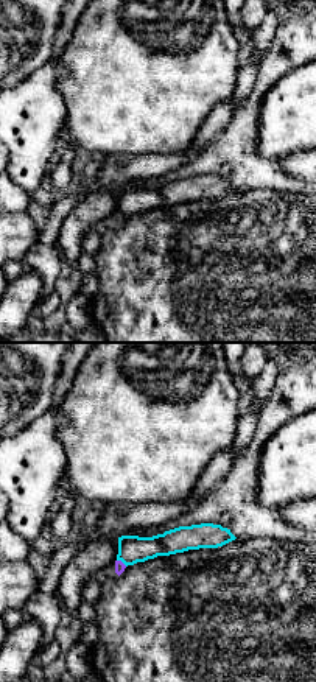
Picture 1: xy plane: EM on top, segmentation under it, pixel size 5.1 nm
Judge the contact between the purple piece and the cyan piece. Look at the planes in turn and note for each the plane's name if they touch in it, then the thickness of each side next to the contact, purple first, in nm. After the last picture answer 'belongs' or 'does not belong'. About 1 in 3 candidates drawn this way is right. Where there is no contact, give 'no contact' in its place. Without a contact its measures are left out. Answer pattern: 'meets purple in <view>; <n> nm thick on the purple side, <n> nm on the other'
meets purple in xy; 50 nm thick on the purple side, 140 nm on the other

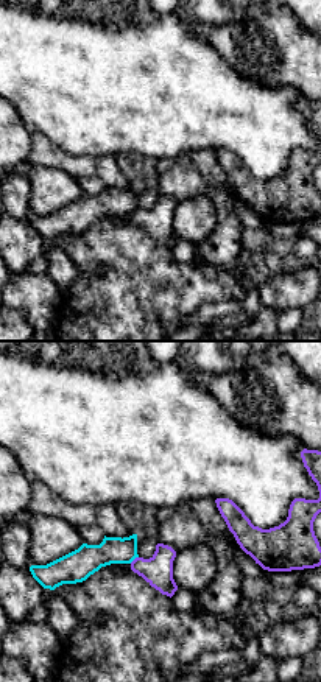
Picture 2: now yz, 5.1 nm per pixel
meets purple in yz; 160 nm thick on the purple side, 150 nm on the other

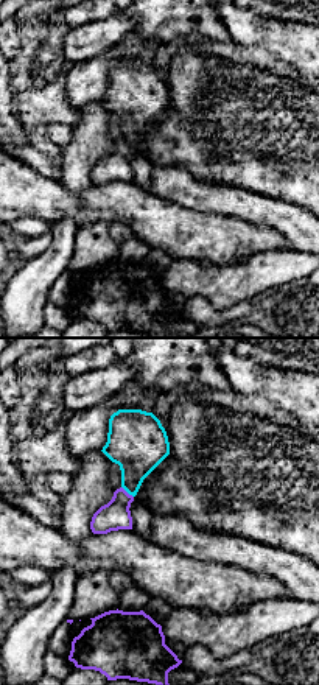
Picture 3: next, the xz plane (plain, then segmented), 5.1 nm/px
meets purple in xz; 150 nm thick on the purple side, 280 nm on the other

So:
does not belong

